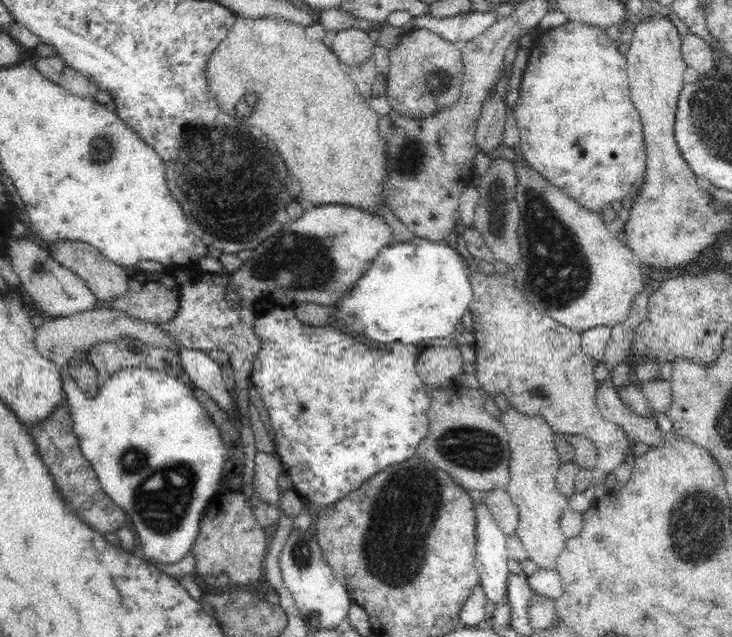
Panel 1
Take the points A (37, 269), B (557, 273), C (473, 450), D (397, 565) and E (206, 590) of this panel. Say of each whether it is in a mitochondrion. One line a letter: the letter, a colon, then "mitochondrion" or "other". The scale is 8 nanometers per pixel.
A: mitochondrion
B: mitochondrion
C: mitochondrion
D: mitochondrion
E: other

